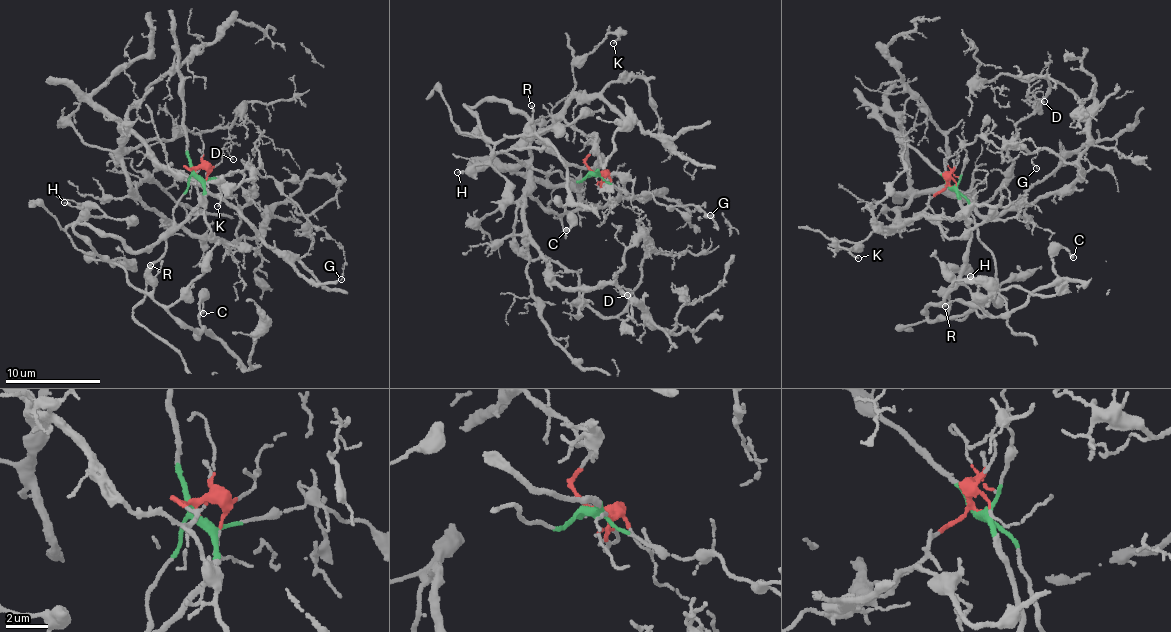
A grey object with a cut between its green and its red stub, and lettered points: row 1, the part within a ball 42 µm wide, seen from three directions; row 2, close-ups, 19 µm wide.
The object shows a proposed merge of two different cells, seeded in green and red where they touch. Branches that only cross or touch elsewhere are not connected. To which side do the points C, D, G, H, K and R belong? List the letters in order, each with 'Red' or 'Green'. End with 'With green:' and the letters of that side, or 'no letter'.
C: Green
D: Red
G: Green
H: Green
K: Red
R: Green
With green: C, G, H, R

